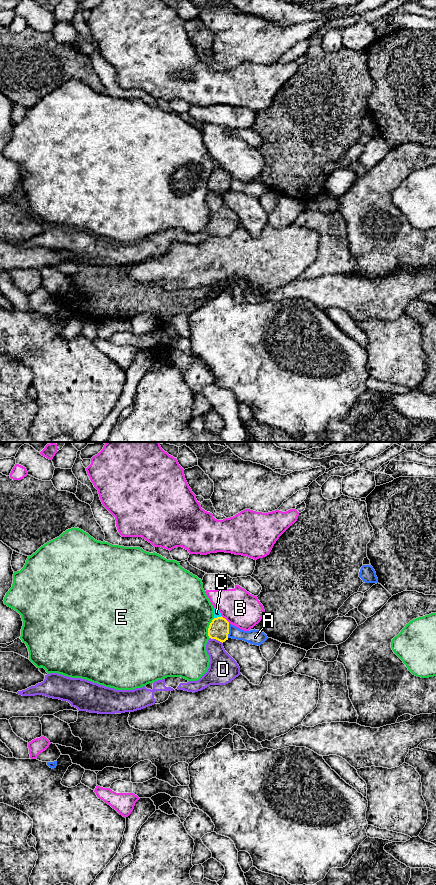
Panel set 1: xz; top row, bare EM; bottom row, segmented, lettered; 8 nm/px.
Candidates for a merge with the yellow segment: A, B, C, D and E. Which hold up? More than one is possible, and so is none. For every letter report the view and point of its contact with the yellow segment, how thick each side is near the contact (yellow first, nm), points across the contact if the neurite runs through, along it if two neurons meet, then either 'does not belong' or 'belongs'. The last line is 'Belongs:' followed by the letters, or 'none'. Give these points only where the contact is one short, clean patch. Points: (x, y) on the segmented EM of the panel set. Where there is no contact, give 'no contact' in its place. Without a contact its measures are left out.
A: meets yellow in xz at (228, 631); 160 nm thick on the yellow side, 120 nm on the other; does not belong
B: meets yellow in xz at (225, 619); 160 nm thick on the yellow side, 280 nm on the other; does not belong
C: meets yellow in xz at (217, 617); 160 nm thick on the yellow side, 50 nm on the other; border along xz (221, 616), (214, 618); does not belong
D: meets yellow in xz at (216, 639); 160 nm thick on the yellow side, 220 nm on the other; does not belong
E: meets yellow in xz at (208, 628); 160 nm thick on the yellow side, 500 nm on the other; does not belong
Belongs: none

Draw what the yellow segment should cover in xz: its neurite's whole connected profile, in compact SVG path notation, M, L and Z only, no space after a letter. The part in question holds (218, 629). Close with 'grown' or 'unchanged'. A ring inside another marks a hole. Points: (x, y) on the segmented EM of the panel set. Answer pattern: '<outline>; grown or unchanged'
M221 617L214 618L208 628L208 636L220 642L228 640L229 622Z; unchanged

